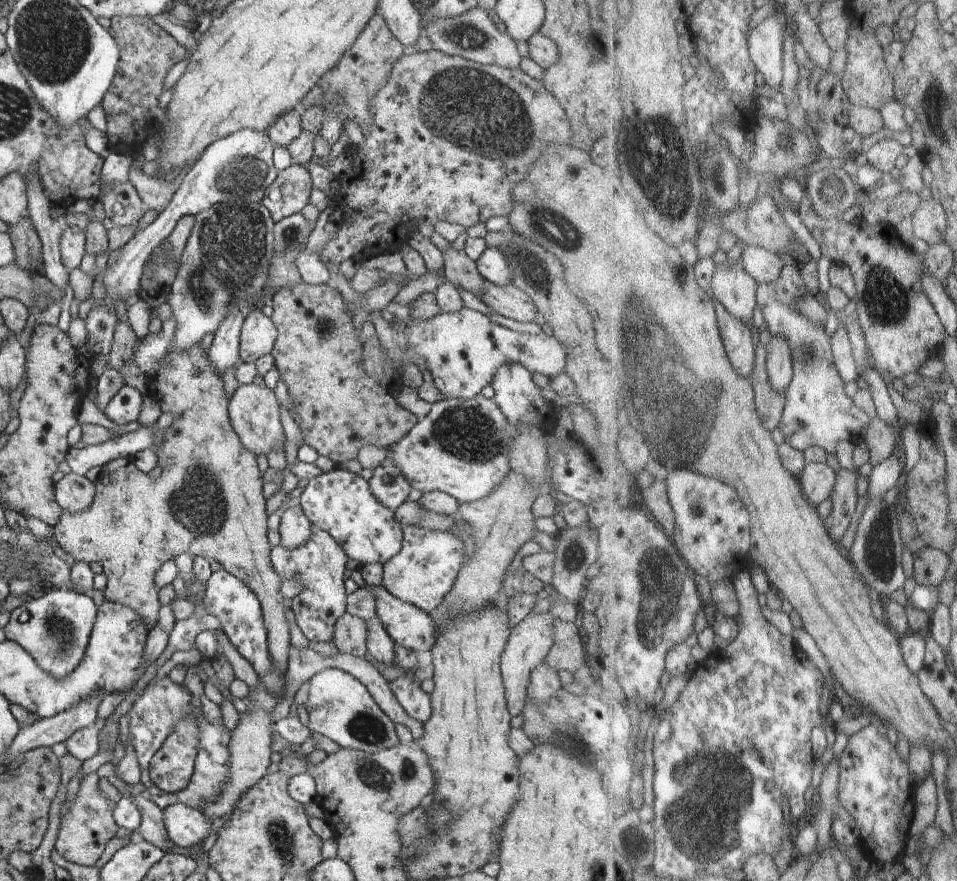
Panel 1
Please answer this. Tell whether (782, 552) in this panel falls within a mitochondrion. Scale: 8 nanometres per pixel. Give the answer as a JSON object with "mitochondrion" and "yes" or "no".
{"mitochondrion":"no"}

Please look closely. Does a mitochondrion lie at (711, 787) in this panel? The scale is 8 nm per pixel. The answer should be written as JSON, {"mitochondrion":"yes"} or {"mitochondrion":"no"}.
{"mitochondrion":"yes"}

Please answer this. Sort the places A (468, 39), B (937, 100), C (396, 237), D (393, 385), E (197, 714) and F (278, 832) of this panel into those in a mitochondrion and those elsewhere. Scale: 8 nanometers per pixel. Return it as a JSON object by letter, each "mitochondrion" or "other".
{"A":"mitochondrion","B":"mitochondrion","C":"other","D":"other","E":"other","F":"mitochondrion"}

